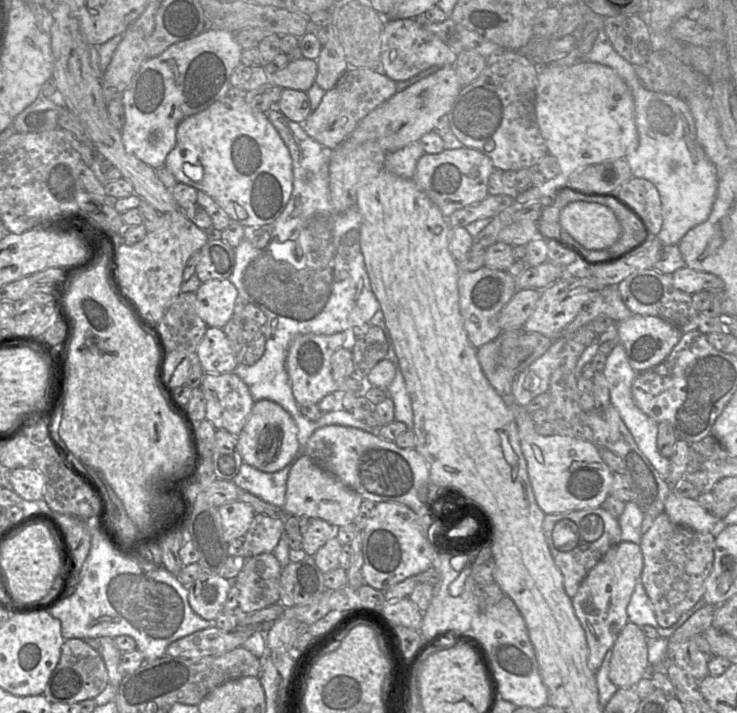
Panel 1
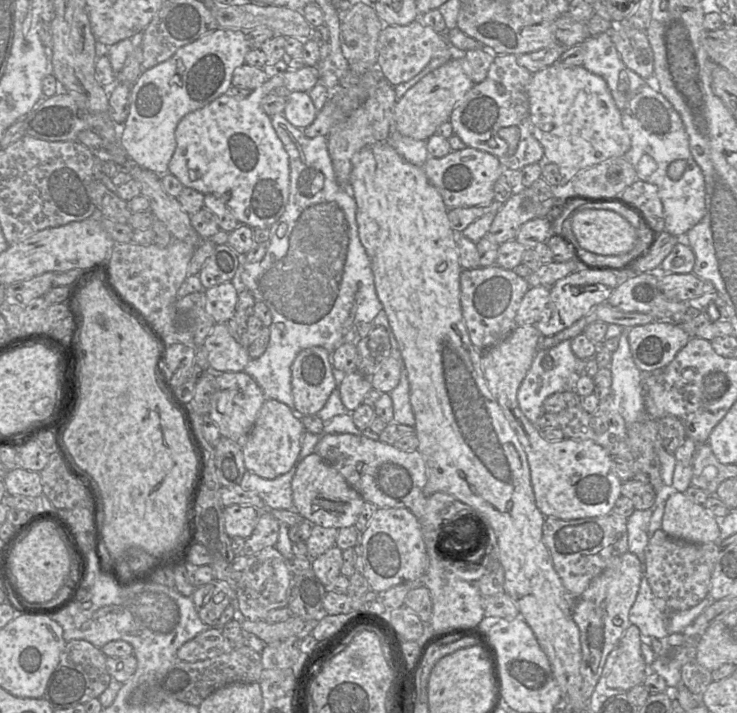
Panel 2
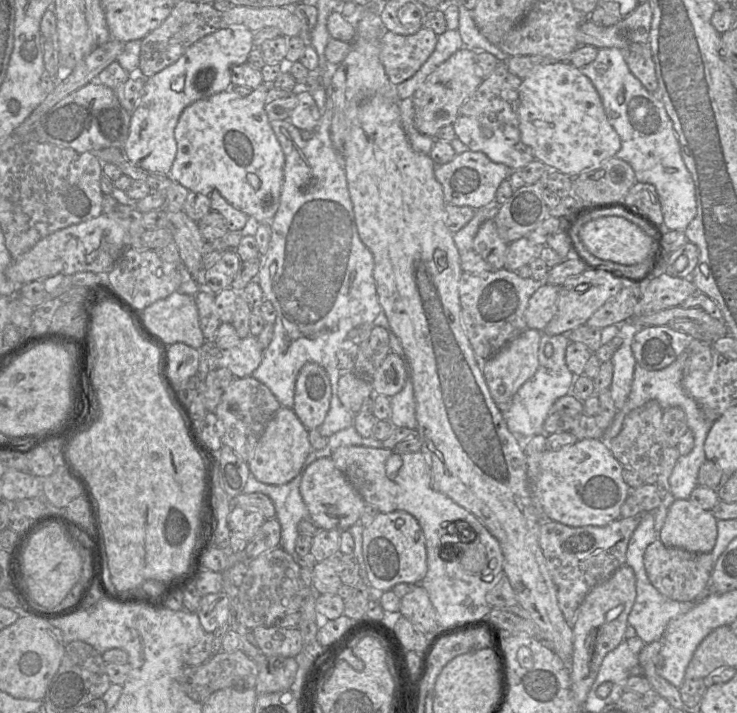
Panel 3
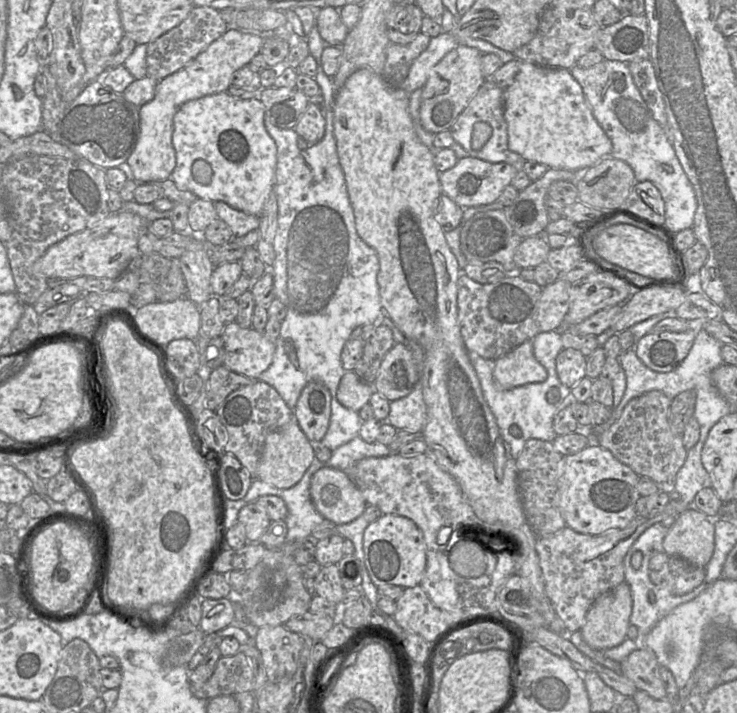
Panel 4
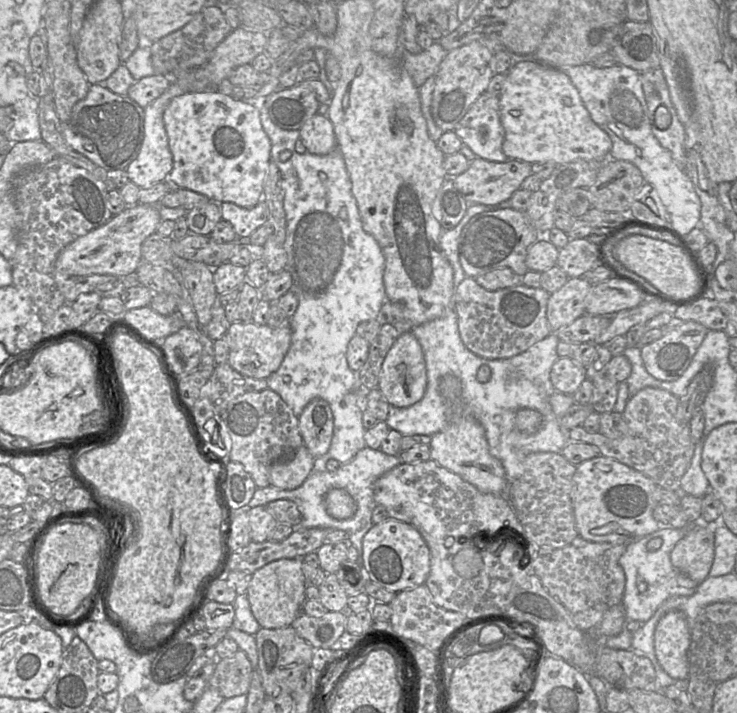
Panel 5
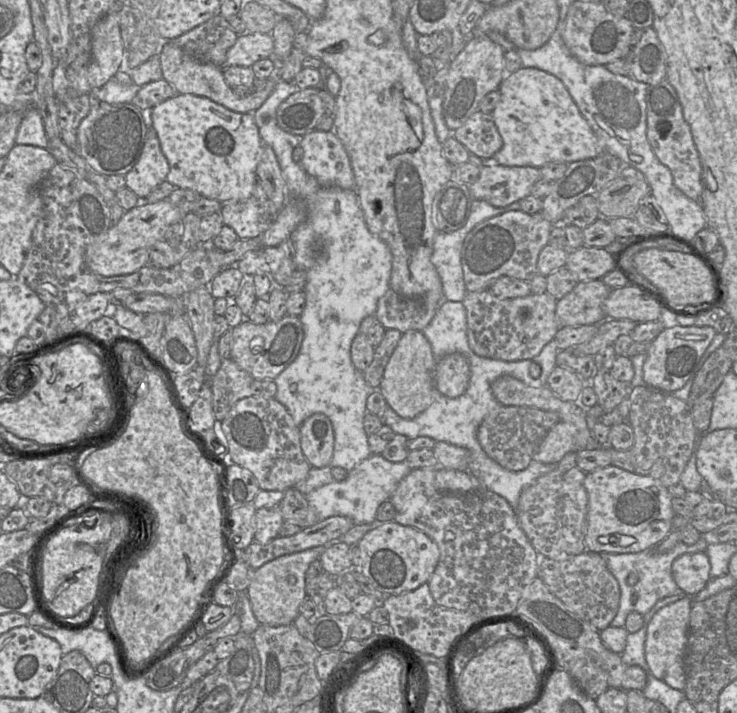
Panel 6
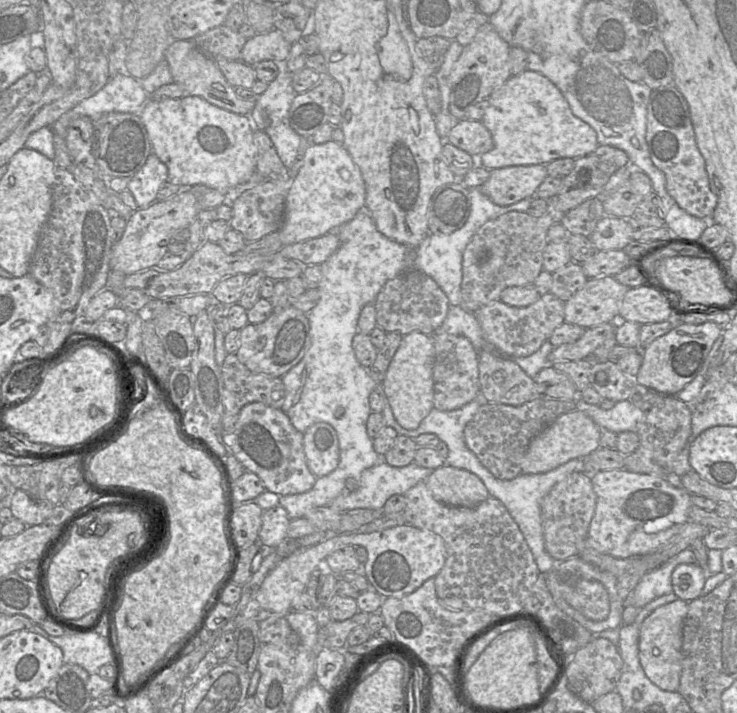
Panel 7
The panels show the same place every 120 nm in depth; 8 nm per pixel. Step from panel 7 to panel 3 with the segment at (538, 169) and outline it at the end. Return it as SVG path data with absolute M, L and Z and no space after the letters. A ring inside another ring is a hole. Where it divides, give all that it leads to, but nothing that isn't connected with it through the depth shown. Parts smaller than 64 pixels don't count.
M467 150L464 153L456 154L452 161L435 166L434 174L443 187L446 203L478 210L495 200L499 185L508 179L511 171L505 164L491 161L483 152Z

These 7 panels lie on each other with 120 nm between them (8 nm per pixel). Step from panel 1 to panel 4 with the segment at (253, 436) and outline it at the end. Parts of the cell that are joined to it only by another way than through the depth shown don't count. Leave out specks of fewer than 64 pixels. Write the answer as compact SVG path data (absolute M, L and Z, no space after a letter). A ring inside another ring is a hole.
M293 418L266 436L257 467L257 478L277 488L290 488L303 477L314 459L315 444L307 438Z

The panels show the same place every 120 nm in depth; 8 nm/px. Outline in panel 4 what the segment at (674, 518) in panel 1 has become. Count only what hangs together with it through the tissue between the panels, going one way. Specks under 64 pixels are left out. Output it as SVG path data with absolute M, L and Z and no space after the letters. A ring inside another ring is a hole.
M691 506L679 515L663 541L664 551L705 568L715 547L715 522Z

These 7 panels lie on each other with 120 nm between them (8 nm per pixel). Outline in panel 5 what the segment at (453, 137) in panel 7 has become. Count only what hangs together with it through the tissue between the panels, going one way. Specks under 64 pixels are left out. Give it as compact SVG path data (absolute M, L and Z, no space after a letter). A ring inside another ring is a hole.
M481 94L453 130L479 158L507 162L502 145L505 129L501 123L499 97Z

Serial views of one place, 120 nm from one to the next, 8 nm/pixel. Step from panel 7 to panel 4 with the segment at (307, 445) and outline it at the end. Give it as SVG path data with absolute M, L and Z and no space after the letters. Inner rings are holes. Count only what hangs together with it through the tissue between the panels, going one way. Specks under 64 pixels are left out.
M318 381L308 382L293 409L294 419L314 444L319 443L327 432L331 416L331 394Z

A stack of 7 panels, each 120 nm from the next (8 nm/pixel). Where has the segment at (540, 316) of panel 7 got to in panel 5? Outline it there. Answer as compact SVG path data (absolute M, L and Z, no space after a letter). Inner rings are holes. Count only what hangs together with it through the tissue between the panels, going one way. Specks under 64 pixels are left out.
M465 277L454 293L454 309L461 340L468 350L485 359L518 355L552 333L546 317L550 294L524 284L488 291L474 278Z

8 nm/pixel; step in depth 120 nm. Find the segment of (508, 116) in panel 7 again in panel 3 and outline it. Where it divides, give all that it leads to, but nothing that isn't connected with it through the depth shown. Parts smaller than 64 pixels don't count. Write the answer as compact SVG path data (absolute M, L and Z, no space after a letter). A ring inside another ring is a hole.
M568 61L538 65L522 79L519 88L521 141L532 149L534 158L544 163L548 169L556 169L570 177L577 177L583 170L614 158L621 148L621 139L608 121L596 88L580 69Z

